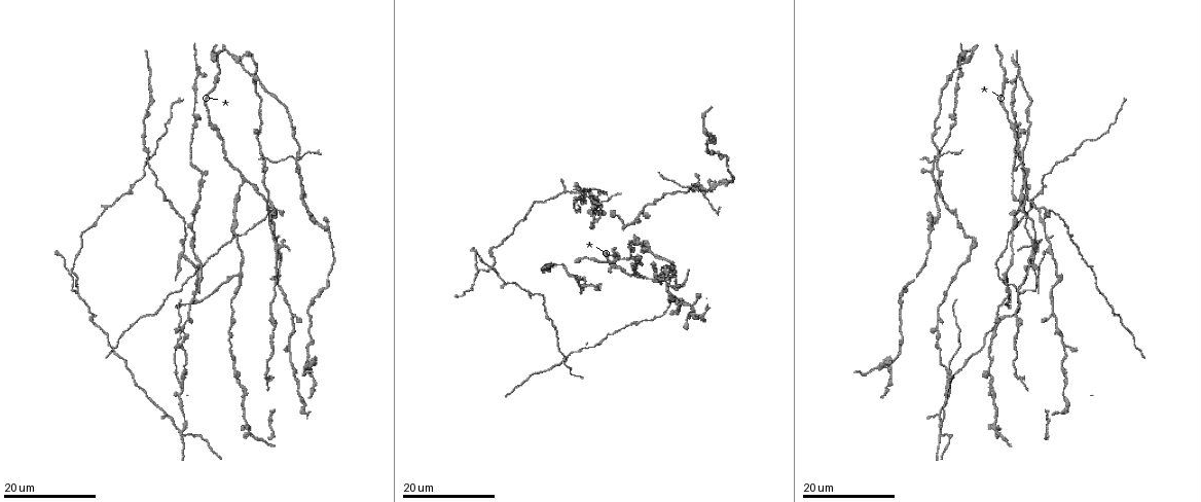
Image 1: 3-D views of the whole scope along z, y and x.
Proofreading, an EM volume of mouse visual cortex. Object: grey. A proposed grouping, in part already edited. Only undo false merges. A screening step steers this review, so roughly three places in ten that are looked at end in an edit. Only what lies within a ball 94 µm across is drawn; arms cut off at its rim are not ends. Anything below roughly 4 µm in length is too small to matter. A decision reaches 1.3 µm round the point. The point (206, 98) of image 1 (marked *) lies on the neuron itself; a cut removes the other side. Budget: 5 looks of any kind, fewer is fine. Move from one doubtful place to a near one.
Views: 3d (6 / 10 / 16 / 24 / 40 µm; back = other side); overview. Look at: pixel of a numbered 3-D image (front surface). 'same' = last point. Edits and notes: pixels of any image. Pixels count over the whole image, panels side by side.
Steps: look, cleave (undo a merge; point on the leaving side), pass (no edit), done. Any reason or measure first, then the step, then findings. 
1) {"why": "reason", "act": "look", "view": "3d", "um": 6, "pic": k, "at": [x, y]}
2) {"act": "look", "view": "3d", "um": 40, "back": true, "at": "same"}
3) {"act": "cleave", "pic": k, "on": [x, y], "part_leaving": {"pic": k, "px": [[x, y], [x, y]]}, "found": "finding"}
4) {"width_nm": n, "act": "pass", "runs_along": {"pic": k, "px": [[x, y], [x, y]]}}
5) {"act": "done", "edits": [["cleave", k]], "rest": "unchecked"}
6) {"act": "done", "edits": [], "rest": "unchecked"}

{"why": "small branch off a trunk", "act": "look", "view": "3d", "um": 16, "pic": 1, "at": [1037, 207]}

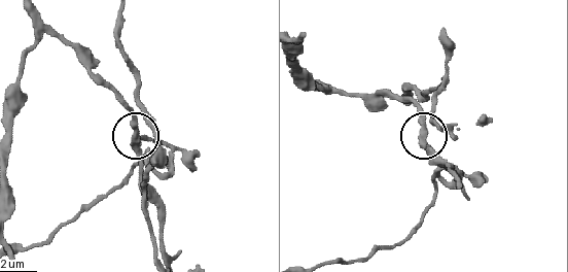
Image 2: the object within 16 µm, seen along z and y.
{"why": "zoom in", "act": "look", "view": "3d", "um": 10, "pic": 2, "at": [422, 144]}

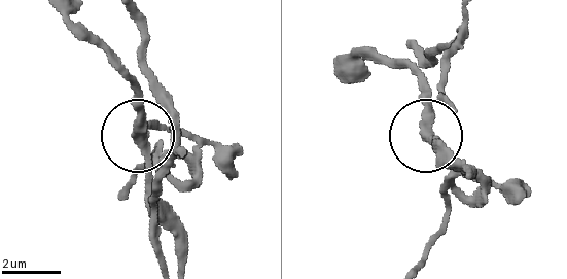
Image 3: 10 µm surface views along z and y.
{"width_nm": 300, "act": "cleave", "pic": 3, "on": [164, 128], "found": "a second neuron is stuck on"}

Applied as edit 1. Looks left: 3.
{"why": "a fork", "act": "look", "view": "3d", "um": 16, "pic": 1, "at": [183, 254]}

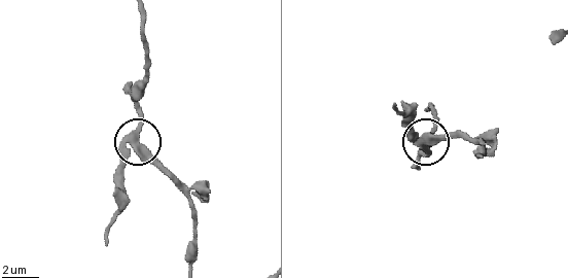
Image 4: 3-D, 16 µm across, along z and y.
{"act": "look", "view": "3d", "um": 10, "pic": 4, "at": [141, 147]}

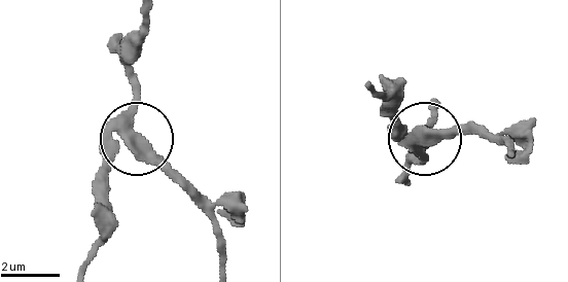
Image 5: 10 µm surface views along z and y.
{"act": "look", "view": "3d", "um": 6, "pic": 5, "at": [135, 138]}

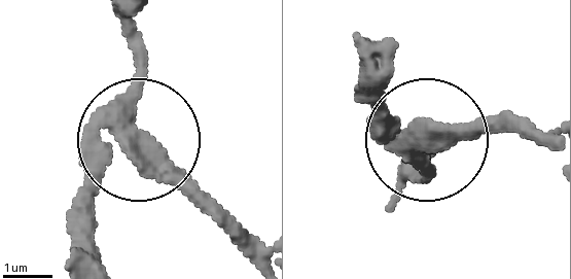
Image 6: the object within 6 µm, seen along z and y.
{"arms": 3, "act": "pass", "found": "one neuron here"}

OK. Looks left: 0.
{"act": "done", "edits": [["cleave", 3]], "rest": "unchecked"}

